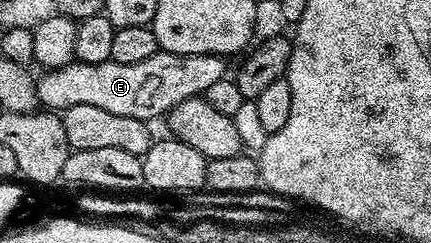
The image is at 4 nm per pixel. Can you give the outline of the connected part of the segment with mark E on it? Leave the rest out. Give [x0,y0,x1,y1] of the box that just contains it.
[37,50,227,121]

